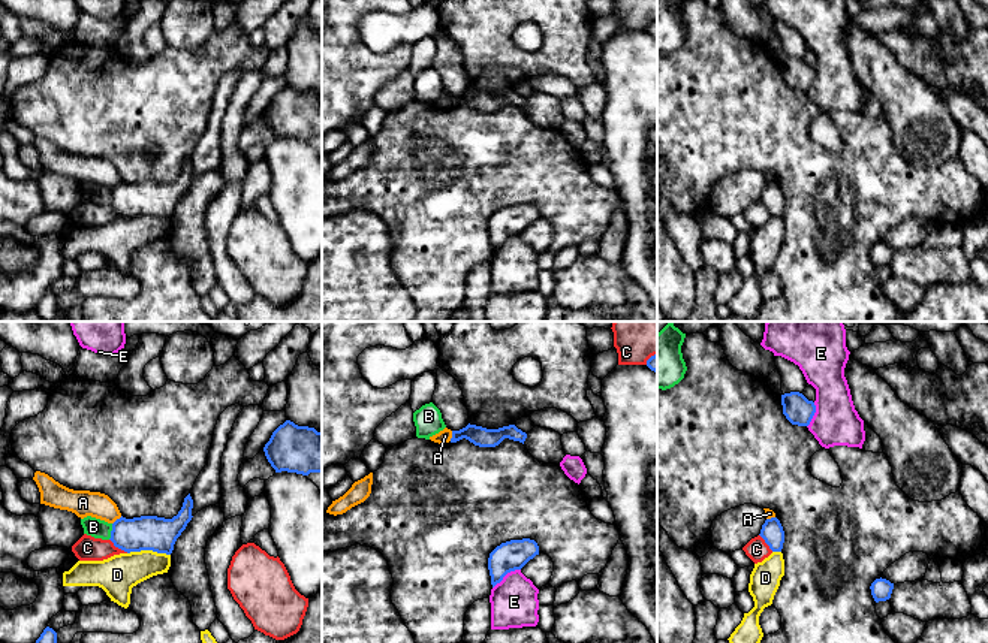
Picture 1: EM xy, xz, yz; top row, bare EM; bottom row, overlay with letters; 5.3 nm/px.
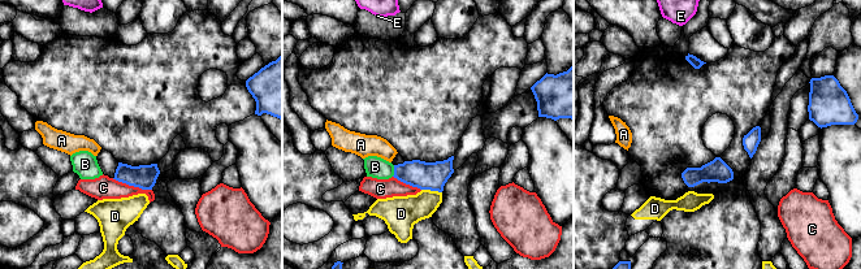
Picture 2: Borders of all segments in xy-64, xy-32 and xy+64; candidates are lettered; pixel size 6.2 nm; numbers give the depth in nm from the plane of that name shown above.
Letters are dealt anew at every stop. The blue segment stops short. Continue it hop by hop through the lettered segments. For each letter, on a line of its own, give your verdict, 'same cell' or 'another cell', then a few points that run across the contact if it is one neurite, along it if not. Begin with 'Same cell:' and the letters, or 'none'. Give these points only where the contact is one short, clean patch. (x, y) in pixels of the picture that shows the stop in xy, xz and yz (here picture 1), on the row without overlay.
Same cell: none
A: another cell
B: another cell | xy (113, 189), (108, 204)
C: another cell
D: another cell | xy (127, 217), (156, 216), (169, 220)
E: another cell

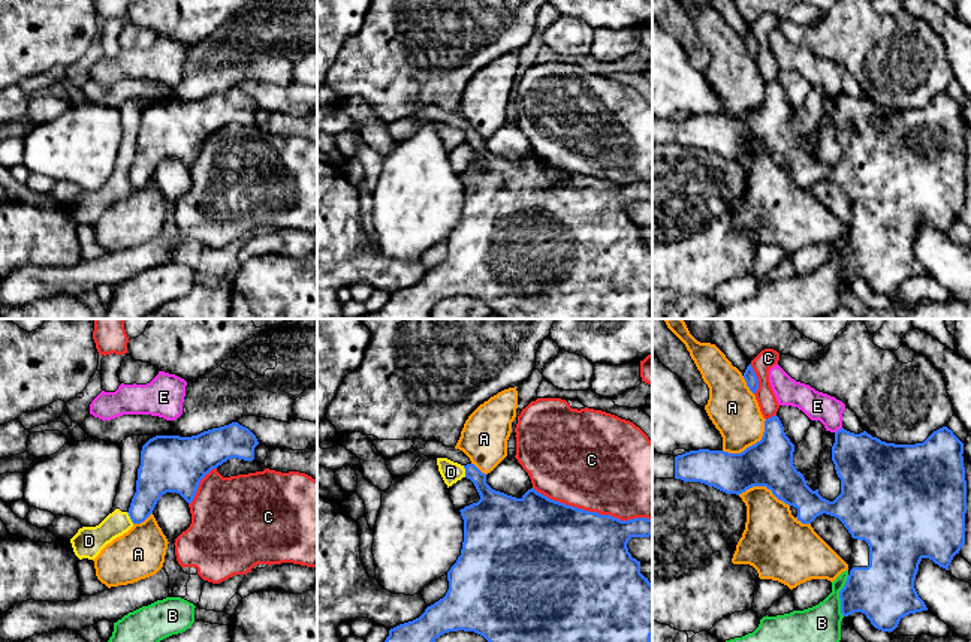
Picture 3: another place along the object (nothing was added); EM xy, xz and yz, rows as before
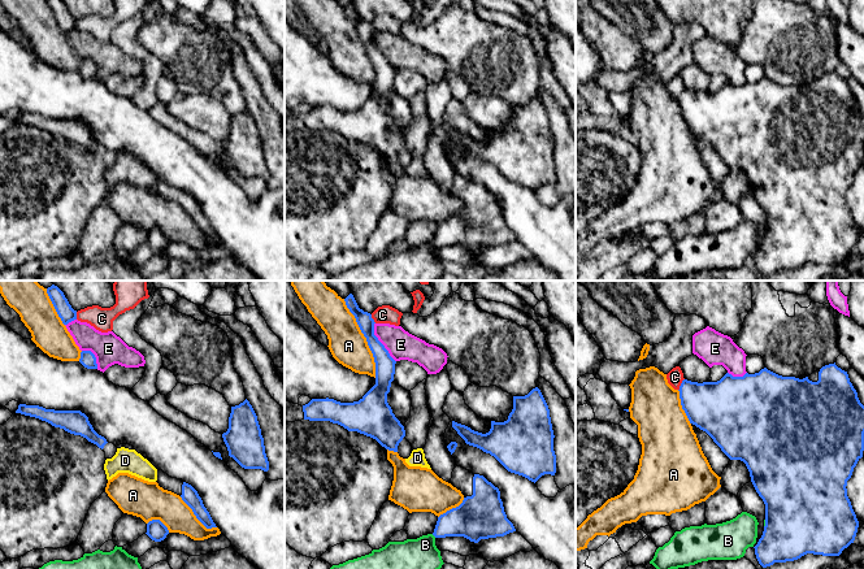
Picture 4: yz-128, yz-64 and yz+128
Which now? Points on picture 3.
Same cell: none
A: another cell
B: another cell
C: another cell
D: another cell | xy (126, 177), (133, 187)
E: another cell

